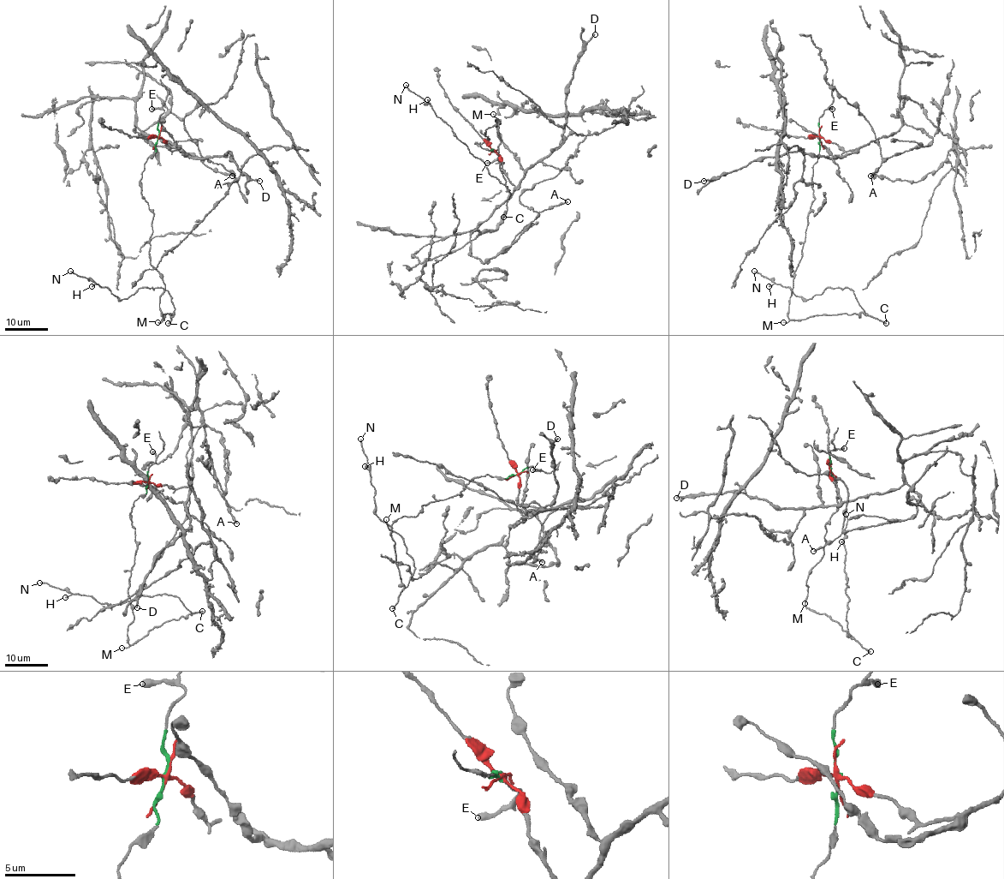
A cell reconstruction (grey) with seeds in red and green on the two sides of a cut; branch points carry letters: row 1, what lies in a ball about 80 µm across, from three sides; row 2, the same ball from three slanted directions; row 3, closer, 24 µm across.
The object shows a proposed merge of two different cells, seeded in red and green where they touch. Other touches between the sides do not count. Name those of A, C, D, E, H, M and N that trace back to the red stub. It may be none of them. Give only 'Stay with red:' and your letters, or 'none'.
Stay with red: A, D

